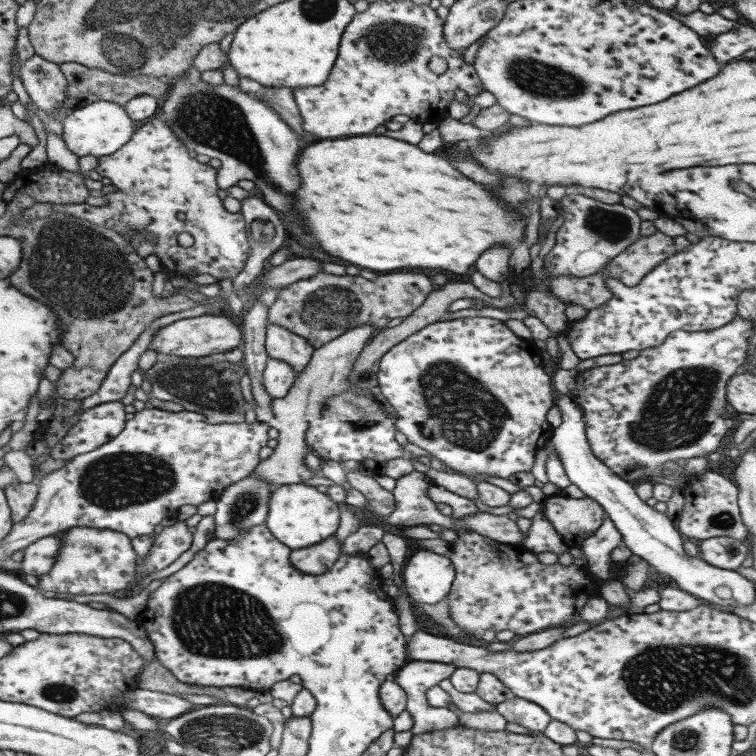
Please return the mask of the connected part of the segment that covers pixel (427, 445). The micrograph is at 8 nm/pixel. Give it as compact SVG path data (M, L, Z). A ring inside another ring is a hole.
M466 317L460 319L440 320L429 324L418 330L402 342L395 344L379 362L379 372L377 373L378 387L382 391L388 404L394 408L398 415L398 422L395 424L397 430L408 438L408 443L420 446L422 450L430 452L434 458L444 462L449 471L462 473L472 477L477 483L486 482L484 474L488 476L499 476L510 478L516 472L530 471L535 456L541 448L551 441L555 430L547 422L548 411L556 405L557 398L553 387L552 375L548 375L543 367L541 351L532 339L522 339L516 336L506 324L498 319L489 317Z

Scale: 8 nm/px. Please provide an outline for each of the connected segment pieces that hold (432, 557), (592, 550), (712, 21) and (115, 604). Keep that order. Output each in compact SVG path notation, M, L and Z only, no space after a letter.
M418 549L403 566L406 594L418 604L438 604L451 590L456 570L448 556Z
M604 513L602 524L598 530L578 546L588 562L588 569L599 578L613 578L612 567L615 562L611 558L612 550L623 544L622 535L610 517Z
M675 8L667 12L676 20L680 20L685 26L692 28L701 37L710 38L718 34L726 34L730 30L734 30L737 22L734 20L727 20L724 16L717 14L703 14L699 10L697 12L688 14L682 17L679 13L675 12Z
M152 580L151 583L143 589L139 594L134 596L129 596L128 598L117 598L108 594L68 594L67 592L56 592L54 598L59 599L69 599L76 601L78 603L89 602L101 602L102 604L107 605L108 608L111 608L118 613L128 617L129 619L136 620L139 617L141 612L146 609L148 596L156 590L164 580Z

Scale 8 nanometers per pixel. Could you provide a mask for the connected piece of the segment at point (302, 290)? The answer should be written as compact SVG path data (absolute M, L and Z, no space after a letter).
M318 272L312 278L298 280L279 290L275 302L268 308L267 324L278 324L290 332L294 332L303 339L306 339L315 349L328 344L336 336L344 334L347 330L358 328L362 324L372 324L378 329L386 327L392 318L403 318L410 316L422 303L426 297L435 289L435 284L430 282L426 274L378 274L375 280L348 274L339 276L327 272Z

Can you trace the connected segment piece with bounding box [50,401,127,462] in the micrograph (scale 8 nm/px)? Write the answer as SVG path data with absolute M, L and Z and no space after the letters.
M120 401L97 404L88 408L88 410L84 410L80 415L80 420L76 424L71 424L69 432L50 450L50 459L64 459L68 462L74 456L101 447L102 444L106 444L106 441L113 440L118 434L121 434L127 422L125 406Z

